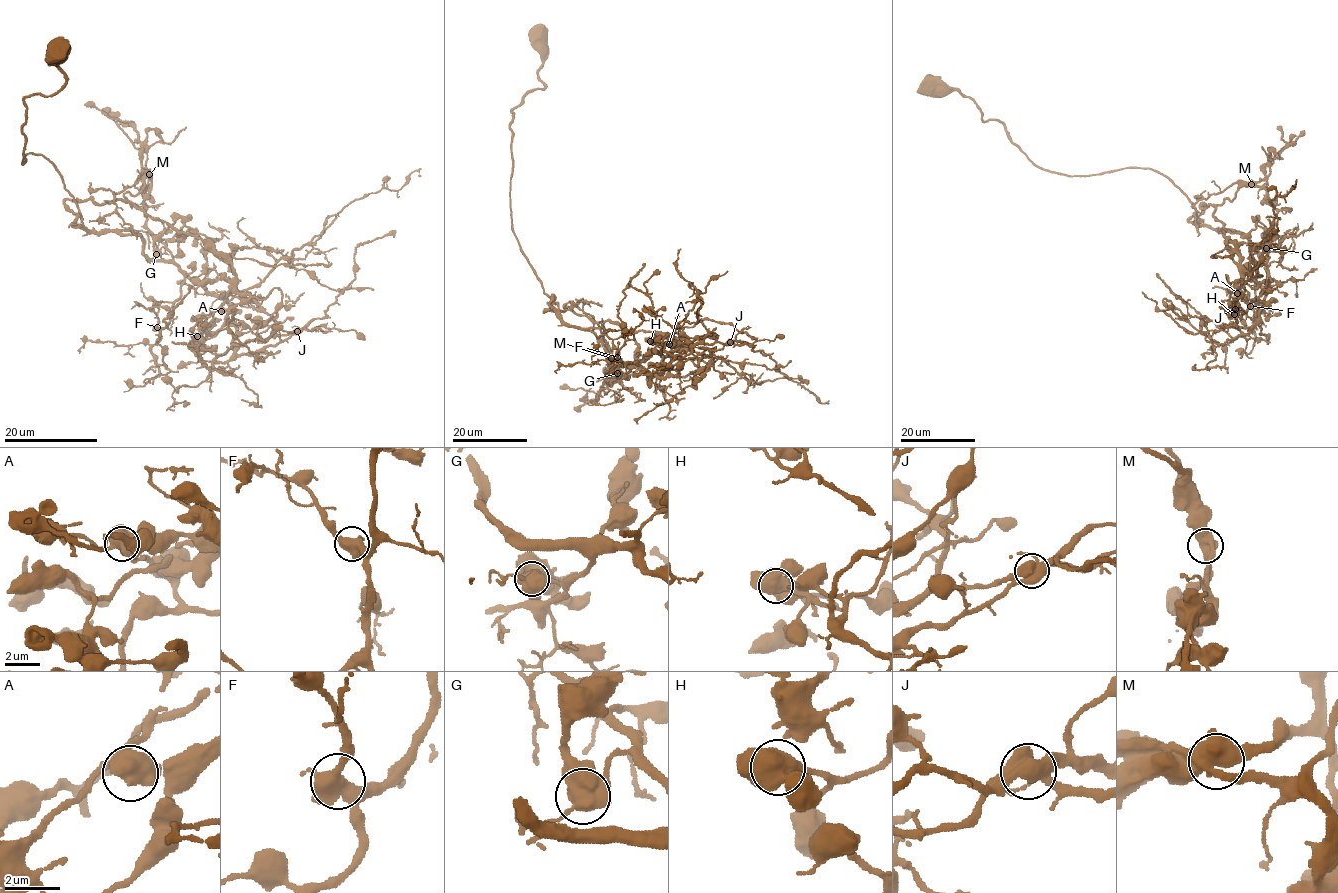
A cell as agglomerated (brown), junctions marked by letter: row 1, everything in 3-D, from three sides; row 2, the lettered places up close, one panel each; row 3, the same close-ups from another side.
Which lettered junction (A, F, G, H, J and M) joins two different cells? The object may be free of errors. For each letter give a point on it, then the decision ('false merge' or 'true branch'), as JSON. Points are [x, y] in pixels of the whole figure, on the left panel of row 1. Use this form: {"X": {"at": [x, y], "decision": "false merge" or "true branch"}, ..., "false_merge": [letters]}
{"A": {"at": [221, 311], "decision": "true branch"}, "F": {"at": [157, 327], "decision": "true branch"}, "G": {"at": [156, 254], "decision": "true branch"}, "H": {"at": [197, 336], "decision": "true branch"}, "J": {"at": [297, 331], "decision": "false merge"}, "M": {"at": [149, 174], "decision": "true branch"}, "false_merge": ["J"]}

